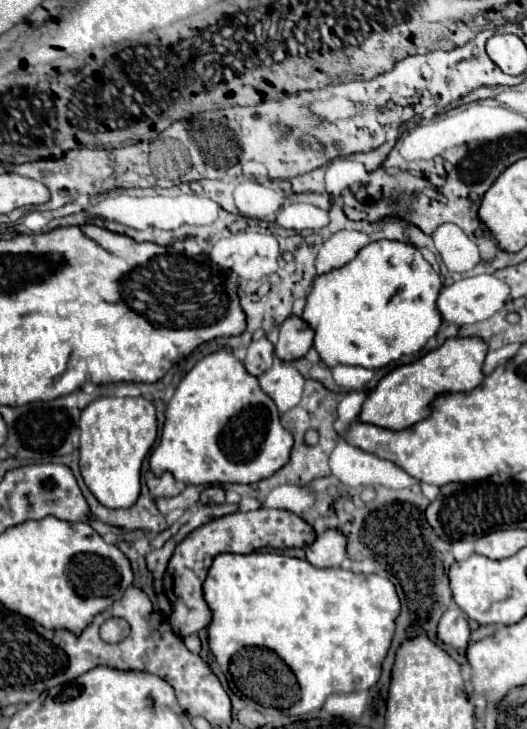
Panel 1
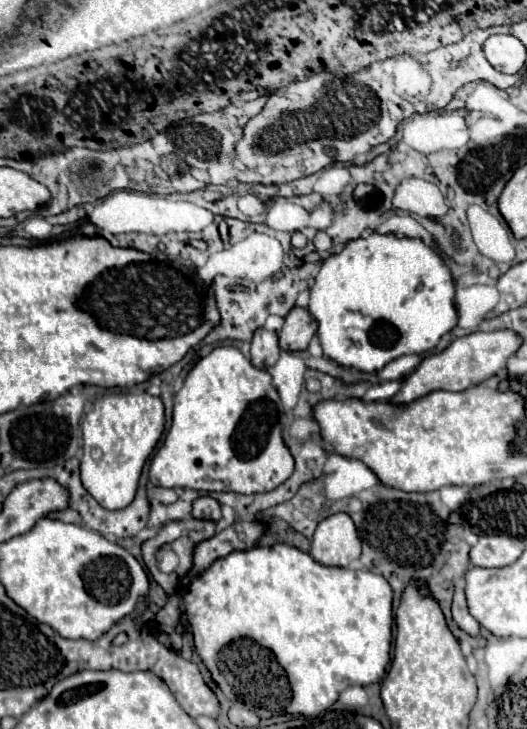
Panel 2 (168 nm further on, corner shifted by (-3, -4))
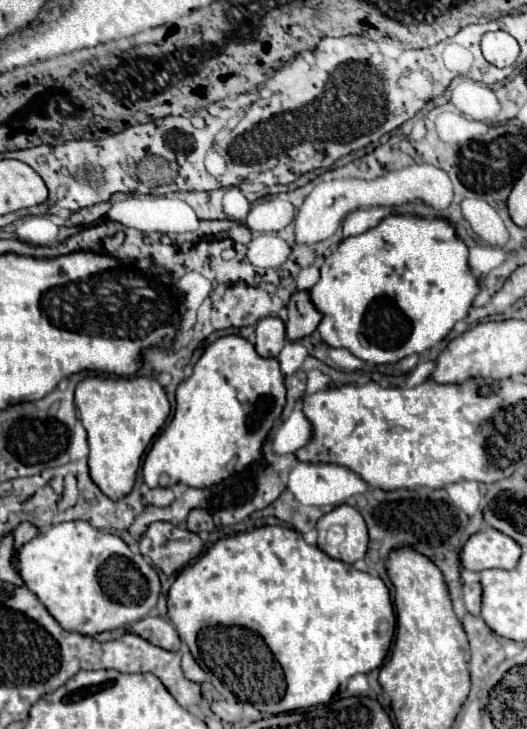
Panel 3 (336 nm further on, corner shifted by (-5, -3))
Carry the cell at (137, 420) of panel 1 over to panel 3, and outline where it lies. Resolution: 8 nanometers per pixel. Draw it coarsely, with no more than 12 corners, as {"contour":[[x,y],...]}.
{"contour":[[88,377],[90,477],[116,501],[170,415],[154,377]]}

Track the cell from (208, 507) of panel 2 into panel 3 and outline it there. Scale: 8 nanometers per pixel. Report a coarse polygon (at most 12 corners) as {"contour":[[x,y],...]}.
{"contour":[[192,509],[188,529],[214,531],[214,519],[206,509]]}

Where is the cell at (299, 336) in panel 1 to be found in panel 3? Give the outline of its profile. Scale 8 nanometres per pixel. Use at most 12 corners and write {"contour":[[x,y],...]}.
{"contour":[[306,291],[288,303],[286,337],[298,341],[320,325],[322,315]]}

